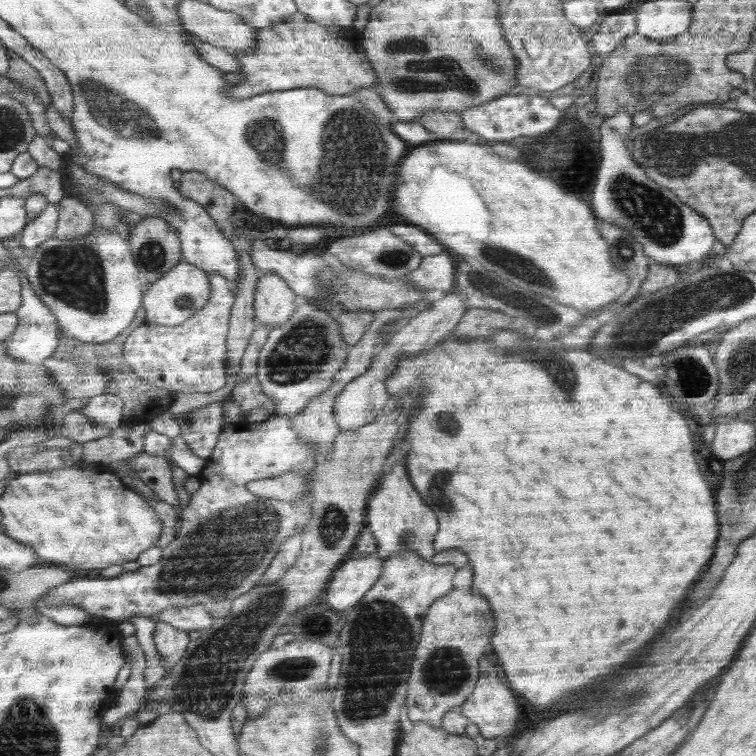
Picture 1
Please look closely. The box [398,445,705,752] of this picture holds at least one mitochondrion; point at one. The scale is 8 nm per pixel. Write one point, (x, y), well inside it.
(443, 671)

